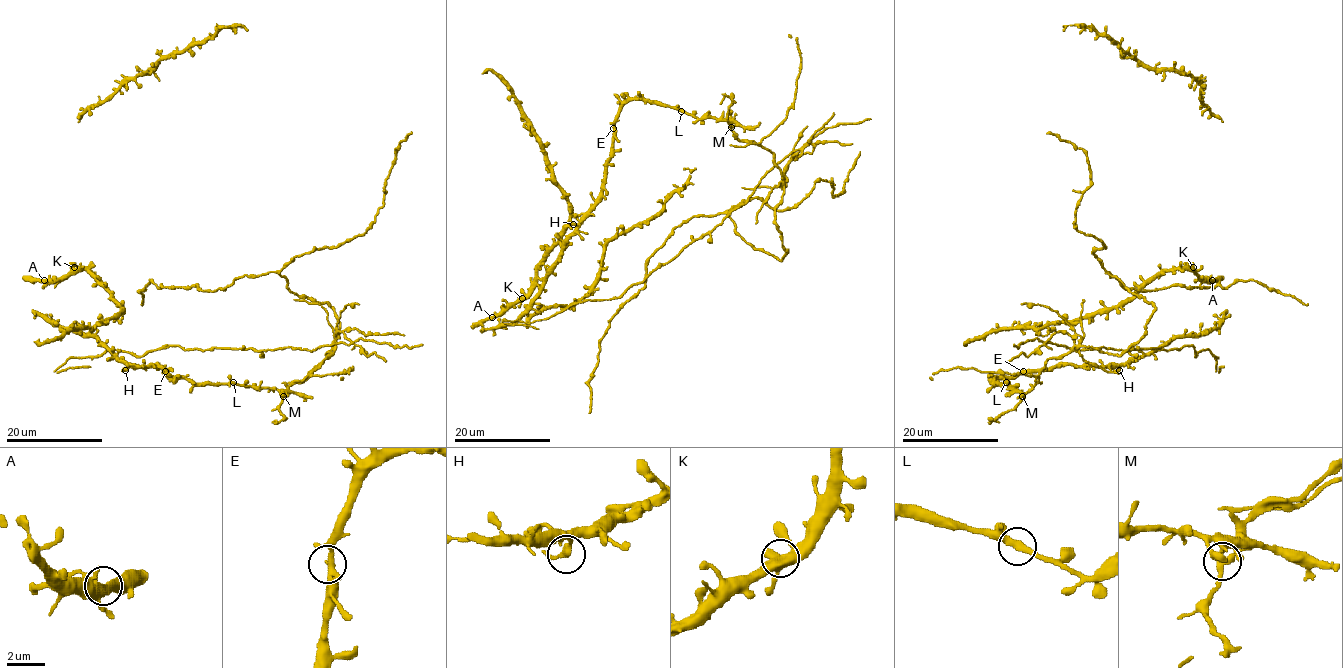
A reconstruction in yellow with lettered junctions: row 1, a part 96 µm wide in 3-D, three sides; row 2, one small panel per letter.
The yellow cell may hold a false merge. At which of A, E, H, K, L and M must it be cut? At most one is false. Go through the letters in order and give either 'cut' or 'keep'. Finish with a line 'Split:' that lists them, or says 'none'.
A: keep
E: keep
H: keep
K: keep
L: keep
M: cut
Split: M

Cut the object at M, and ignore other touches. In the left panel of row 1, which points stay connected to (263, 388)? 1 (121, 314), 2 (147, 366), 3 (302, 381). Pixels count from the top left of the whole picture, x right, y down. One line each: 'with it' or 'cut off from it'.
1: with it
2: with it
3: cut off from it

